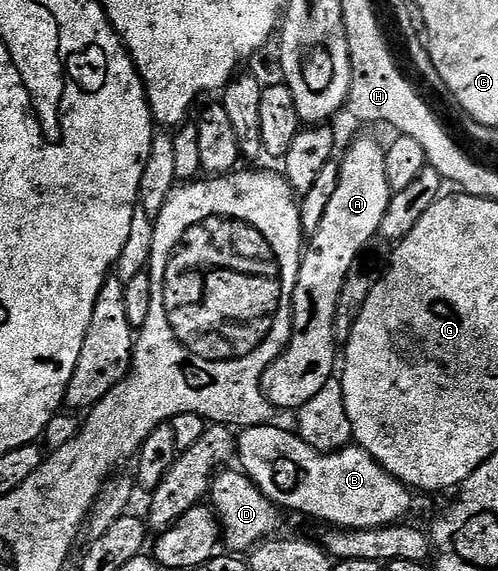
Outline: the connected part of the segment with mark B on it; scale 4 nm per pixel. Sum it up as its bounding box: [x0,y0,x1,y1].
[236,423,413,530]

